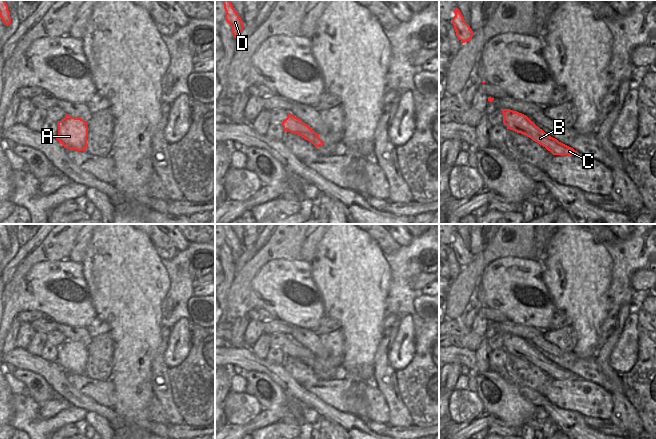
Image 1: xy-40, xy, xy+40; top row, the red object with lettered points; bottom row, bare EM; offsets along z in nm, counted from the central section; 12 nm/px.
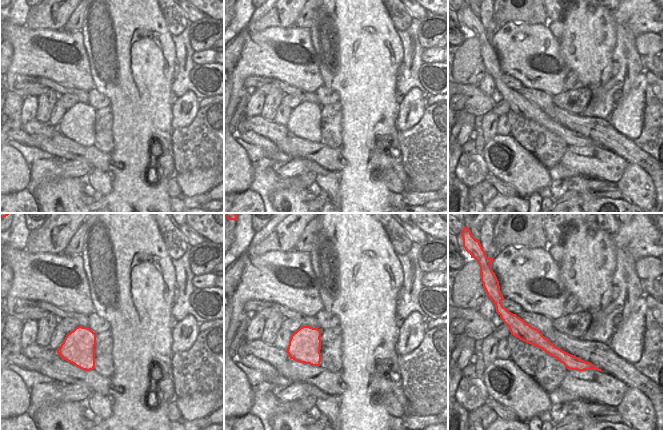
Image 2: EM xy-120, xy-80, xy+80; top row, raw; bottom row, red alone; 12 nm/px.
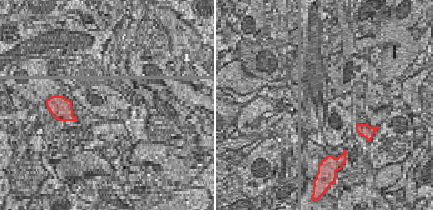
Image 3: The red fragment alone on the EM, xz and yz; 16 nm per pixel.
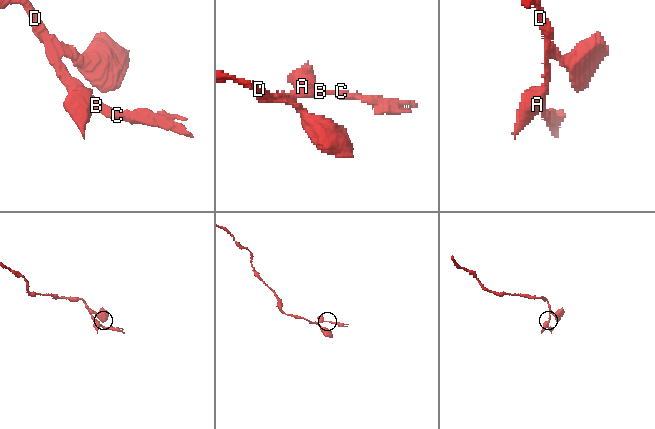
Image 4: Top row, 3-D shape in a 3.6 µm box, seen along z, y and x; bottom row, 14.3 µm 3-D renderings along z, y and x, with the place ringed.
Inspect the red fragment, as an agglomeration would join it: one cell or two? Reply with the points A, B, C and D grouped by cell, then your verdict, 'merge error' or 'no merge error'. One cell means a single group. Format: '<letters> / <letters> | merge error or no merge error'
A / B C D | merge error

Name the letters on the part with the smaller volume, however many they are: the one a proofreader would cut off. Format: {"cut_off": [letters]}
{"cut_off": ["A"]}

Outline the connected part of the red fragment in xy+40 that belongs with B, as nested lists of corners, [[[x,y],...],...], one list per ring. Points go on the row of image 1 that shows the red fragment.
[[[501,109],[501,111],[503,113],[503,123],[507,126],[507,129],[526,135],[545,147],[553,155],[579,154],[573,148],[546,134],[526,115],[510,109]]]

